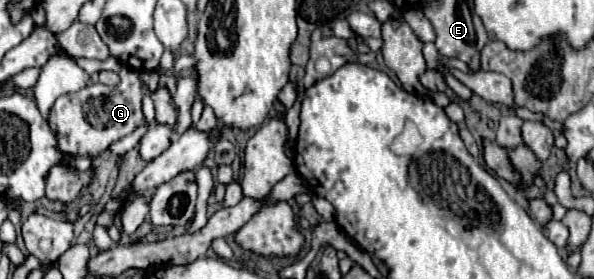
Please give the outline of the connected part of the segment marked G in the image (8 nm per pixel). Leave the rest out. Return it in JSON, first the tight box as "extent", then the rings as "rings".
{"extent":[49,67,143,157],"rings":[[[123,67],[119,71],[119,77],[121,81],[115,87],[103,83],[87,85],[79,93],[69,93],[55,101],[49,115],[49,125],[59,139],[59,149],[63,153],[97,157],[111,143],[119,141],[125,135],[131,135],[143,123],[141,113],[143,83],[137,71],[131,71],[131,67]]]}

